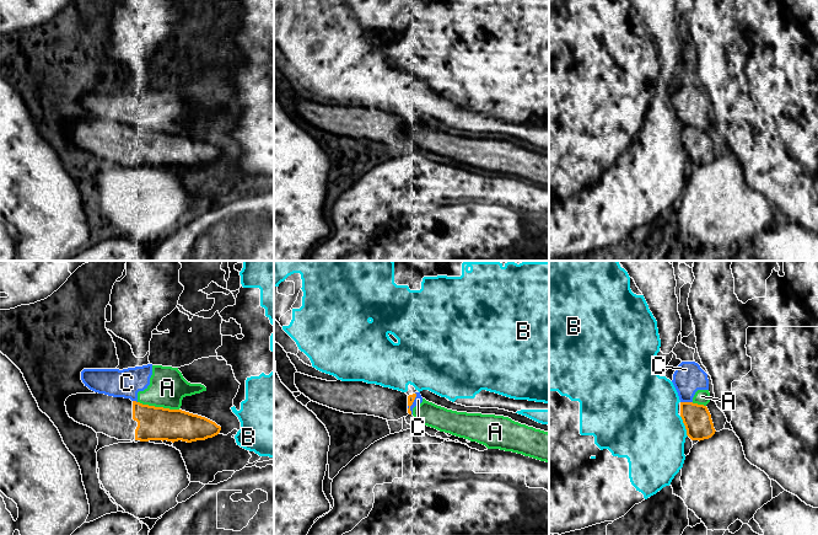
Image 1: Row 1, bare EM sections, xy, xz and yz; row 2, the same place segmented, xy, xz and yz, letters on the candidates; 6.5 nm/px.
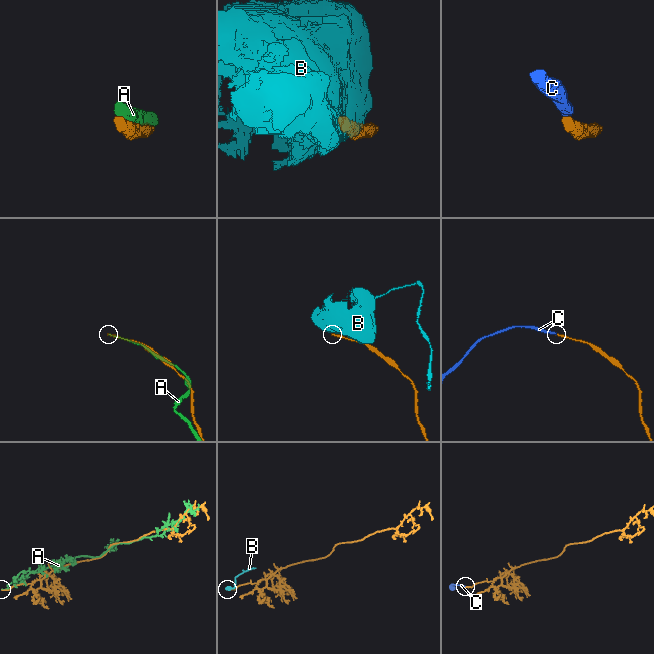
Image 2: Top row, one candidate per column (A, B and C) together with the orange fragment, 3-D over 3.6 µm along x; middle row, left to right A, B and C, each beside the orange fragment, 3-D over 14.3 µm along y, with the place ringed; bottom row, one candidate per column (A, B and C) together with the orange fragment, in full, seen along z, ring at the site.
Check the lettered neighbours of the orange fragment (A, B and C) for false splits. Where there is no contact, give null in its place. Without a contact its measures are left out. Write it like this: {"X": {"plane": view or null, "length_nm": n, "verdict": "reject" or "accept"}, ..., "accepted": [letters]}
{"A": {"plane": "xy", "length_nm": 280, "verdict": "reject"}, "B": {"plane": "yz", "length_nm": 150, "verdict": "reject"}, "C": {"plane": "xz", "length_nm": 150, "verdict": "reject"}, "accepted": []}

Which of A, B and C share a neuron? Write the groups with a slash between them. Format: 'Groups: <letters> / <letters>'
Groups: A C / B

